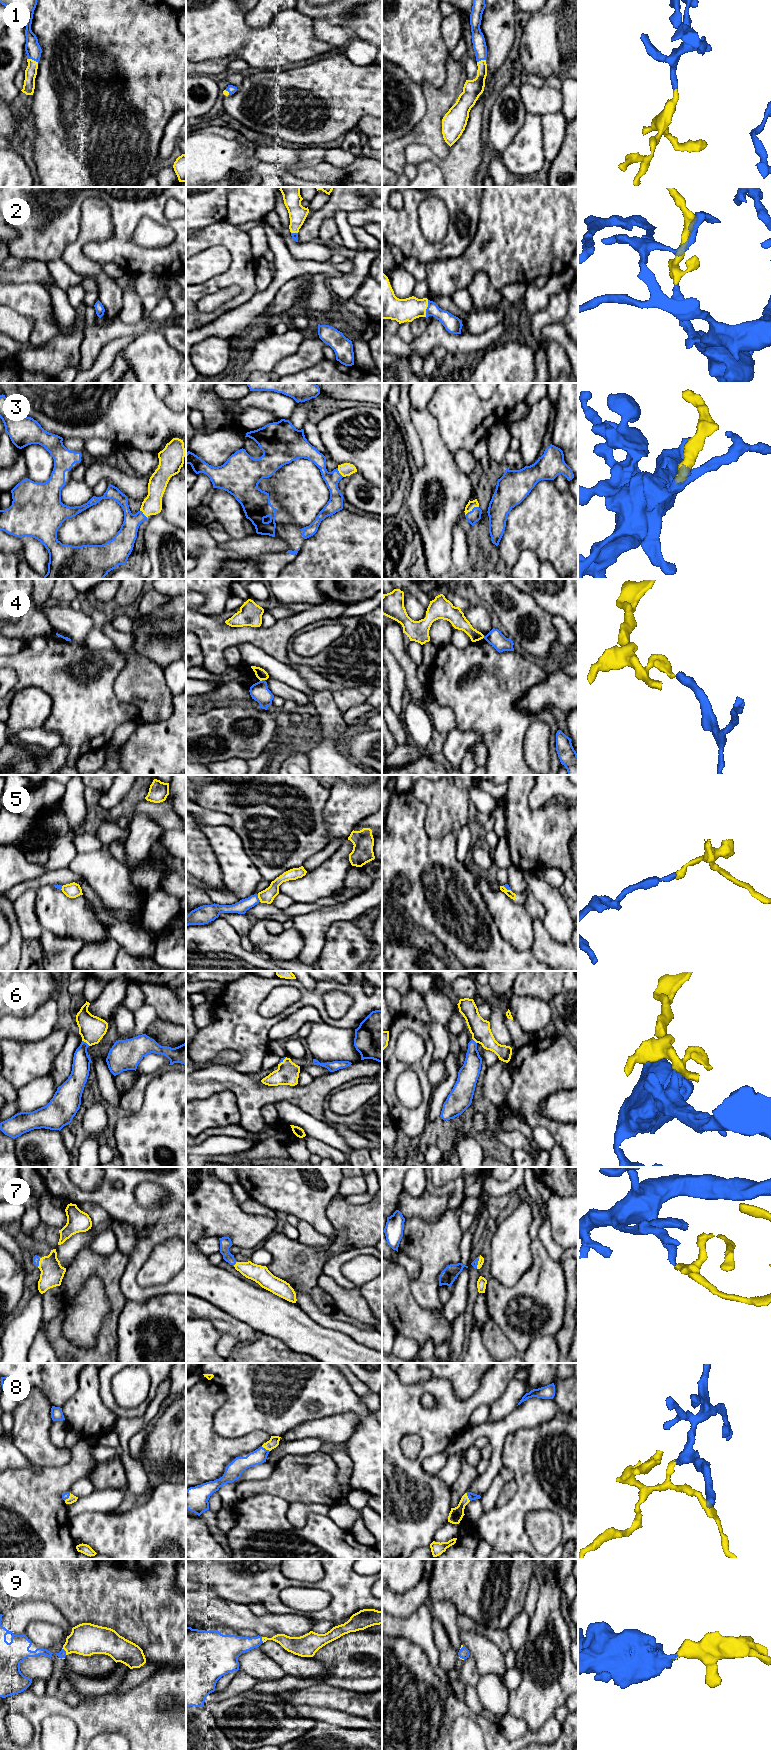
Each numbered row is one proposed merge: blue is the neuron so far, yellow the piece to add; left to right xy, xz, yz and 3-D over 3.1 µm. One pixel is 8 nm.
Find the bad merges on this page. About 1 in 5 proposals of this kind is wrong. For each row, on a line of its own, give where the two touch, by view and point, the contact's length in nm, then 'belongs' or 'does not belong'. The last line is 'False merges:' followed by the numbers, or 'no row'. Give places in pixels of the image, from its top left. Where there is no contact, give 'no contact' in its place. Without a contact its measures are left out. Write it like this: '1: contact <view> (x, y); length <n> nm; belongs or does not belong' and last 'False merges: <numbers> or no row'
1: contact xy (32, 59); length 90 nm; belongs
2: contact yz (427, 308); length 140 nm; belongs
3: contact yz (472, 509); length 130 nm; belongs
4: contact xz (262, 680); length 40 nm; does not belong
5: contact xz (258, 898); length 70 nm; does not belong
6: contact xy (85, 1042); length 80 nm; belongs
7: contact xy (38, 1262); length 80 nm; belongs
8: contact xz (264, 1448); length 80 nm; belongs
9: contact xy (65, 1651); length 70 nm; belongs
False merges: 4, 5

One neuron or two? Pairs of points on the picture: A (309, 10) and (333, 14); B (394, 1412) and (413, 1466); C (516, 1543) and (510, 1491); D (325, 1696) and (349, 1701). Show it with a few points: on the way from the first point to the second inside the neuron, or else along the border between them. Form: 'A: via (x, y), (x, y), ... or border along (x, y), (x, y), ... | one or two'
A: via (315, 11), (327, 11) | one
B: via (394, 1427), (394, 1452), (398, 1456) | one
C: border along (514, 1479), (516, 1493), (505, 1504), (495, 1507) | two
D: via (331, 1697), (343, 1700) | one

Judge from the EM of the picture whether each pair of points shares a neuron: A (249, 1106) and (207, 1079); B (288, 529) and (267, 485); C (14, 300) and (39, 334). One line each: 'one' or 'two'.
A: one
B: two
C: one

